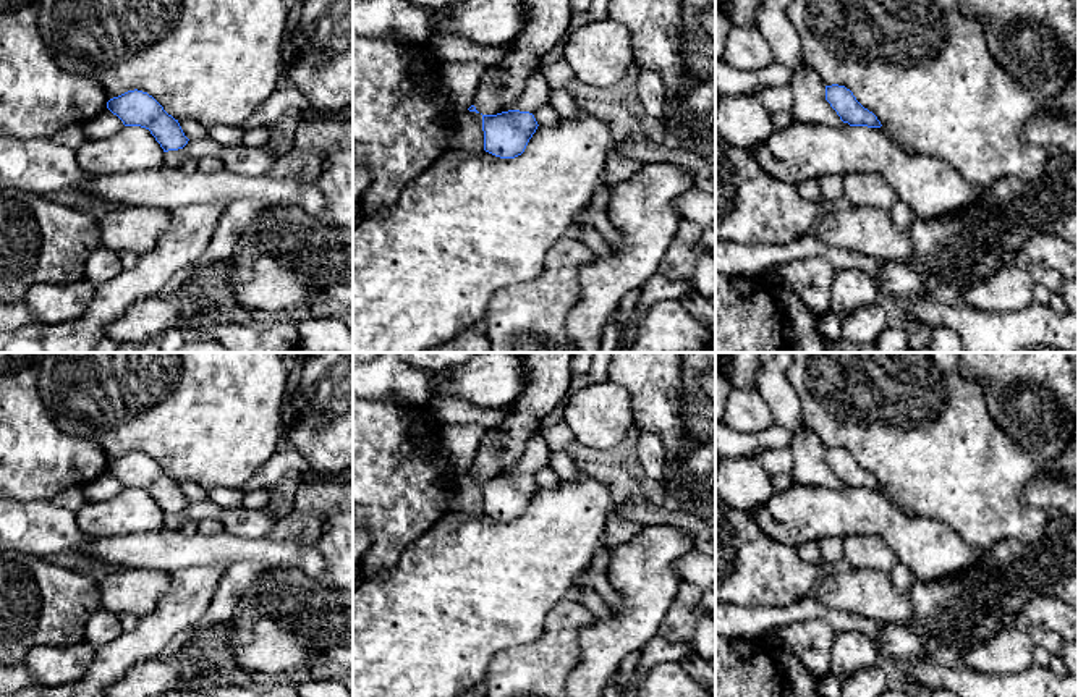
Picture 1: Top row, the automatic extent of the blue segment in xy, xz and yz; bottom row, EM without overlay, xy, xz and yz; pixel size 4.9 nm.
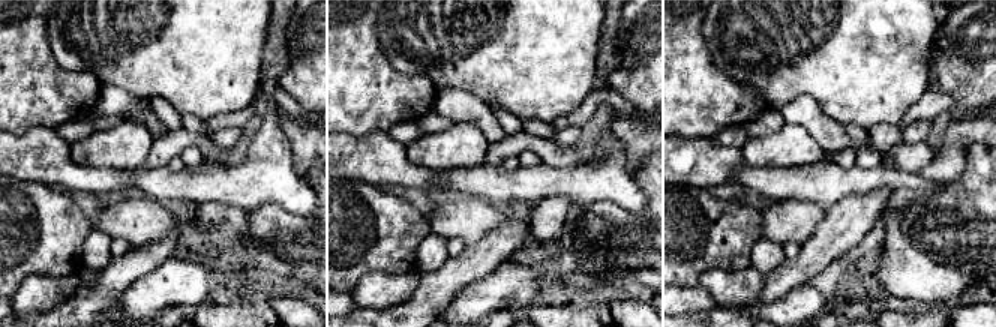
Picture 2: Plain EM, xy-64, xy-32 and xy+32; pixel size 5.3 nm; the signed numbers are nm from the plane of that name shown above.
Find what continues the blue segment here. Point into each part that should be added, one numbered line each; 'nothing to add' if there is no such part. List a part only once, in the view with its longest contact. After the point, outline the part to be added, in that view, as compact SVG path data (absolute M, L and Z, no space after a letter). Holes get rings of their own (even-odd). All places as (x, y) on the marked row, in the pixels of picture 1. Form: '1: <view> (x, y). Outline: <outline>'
nothing to add

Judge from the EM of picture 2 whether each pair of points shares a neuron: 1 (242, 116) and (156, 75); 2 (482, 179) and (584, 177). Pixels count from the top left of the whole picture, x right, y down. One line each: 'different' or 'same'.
1: different
2: same

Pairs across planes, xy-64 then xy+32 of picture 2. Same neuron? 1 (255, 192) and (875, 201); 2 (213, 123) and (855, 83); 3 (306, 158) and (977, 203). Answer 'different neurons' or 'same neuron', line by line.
1: different neurons
2: different neurons
3: different neurons

